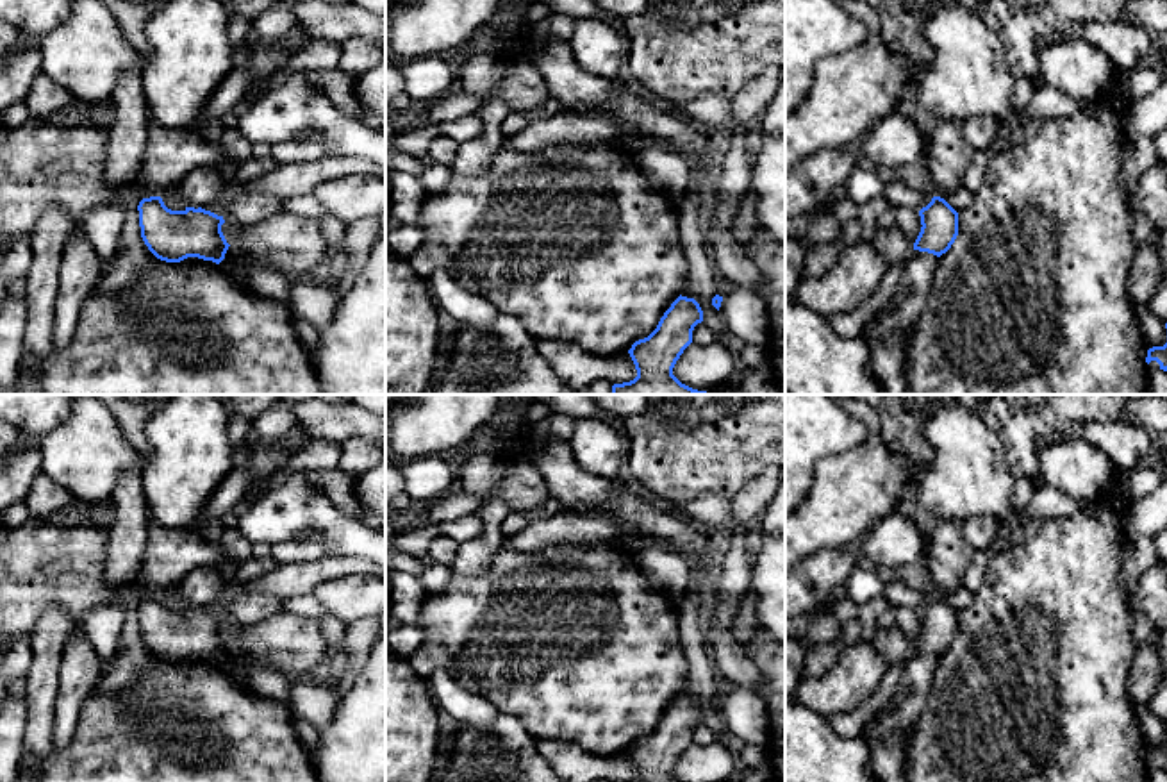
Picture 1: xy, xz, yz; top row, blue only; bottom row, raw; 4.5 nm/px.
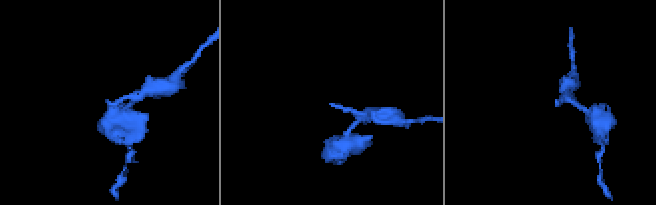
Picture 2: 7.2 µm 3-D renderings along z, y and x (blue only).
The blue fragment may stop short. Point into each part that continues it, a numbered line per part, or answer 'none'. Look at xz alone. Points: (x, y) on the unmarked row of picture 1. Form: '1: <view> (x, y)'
none

